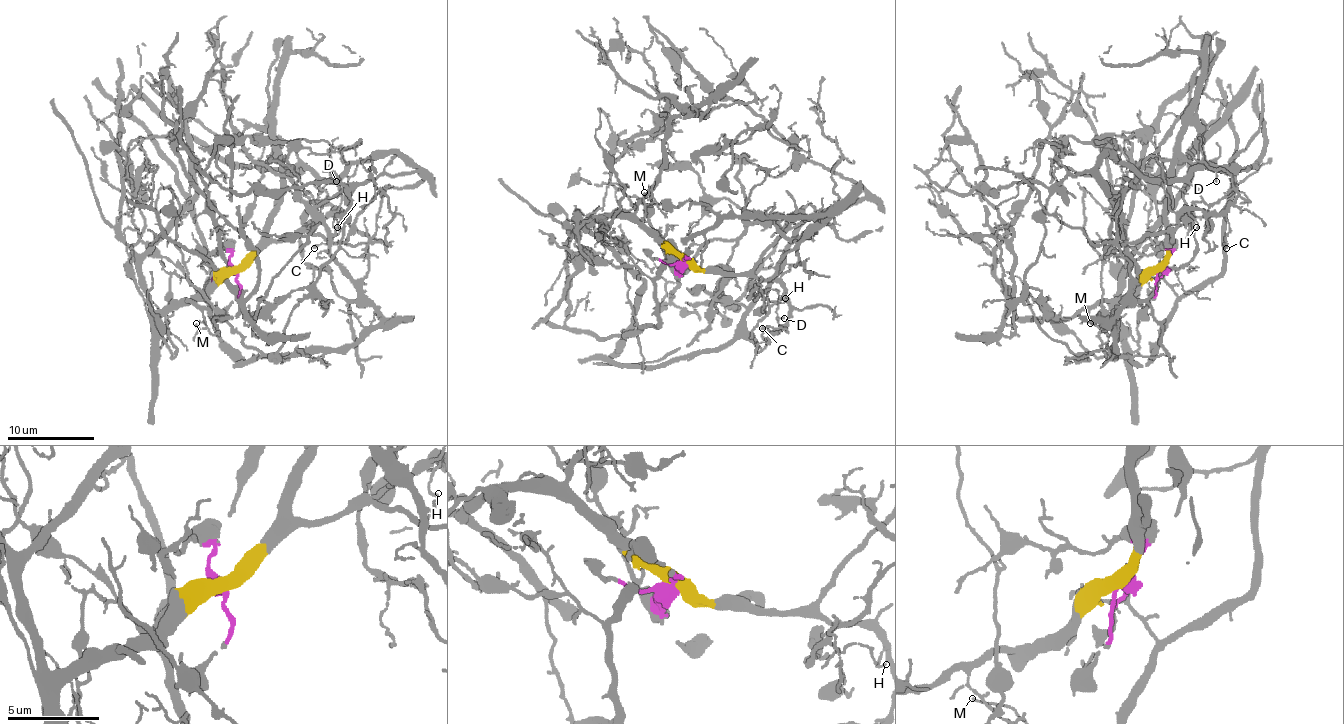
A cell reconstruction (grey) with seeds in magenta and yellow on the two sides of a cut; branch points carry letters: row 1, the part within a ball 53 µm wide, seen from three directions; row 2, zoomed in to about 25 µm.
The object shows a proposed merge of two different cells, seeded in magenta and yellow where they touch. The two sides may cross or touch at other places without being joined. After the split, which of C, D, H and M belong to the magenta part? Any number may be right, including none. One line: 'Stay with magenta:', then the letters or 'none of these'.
Stay with magenta: none of these

